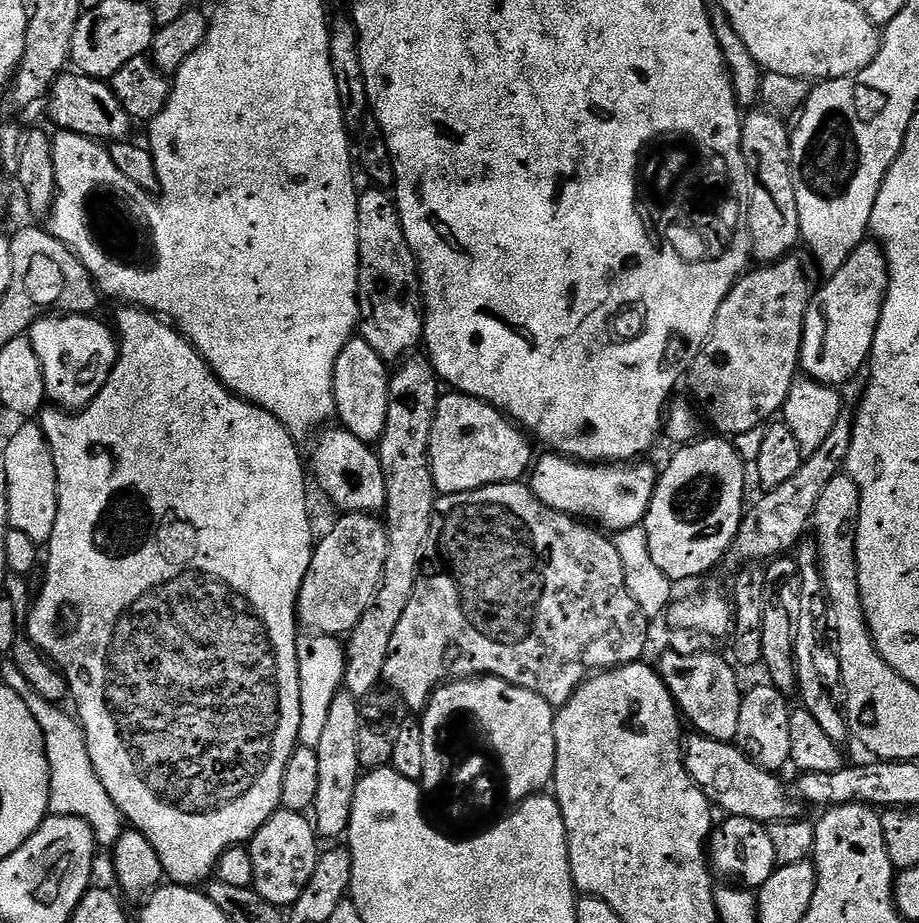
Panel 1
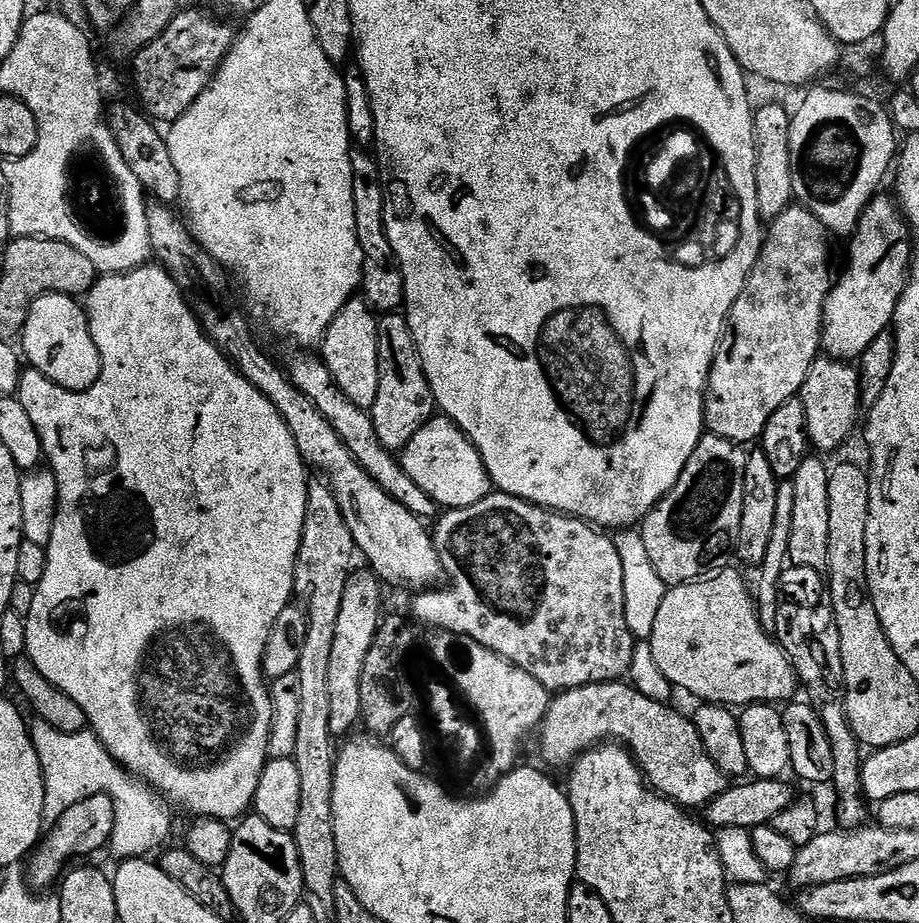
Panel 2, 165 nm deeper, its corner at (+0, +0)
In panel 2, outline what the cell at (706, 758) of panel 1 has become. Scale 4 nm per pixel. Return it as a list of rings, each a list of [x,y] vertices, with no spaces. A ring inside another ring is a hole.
[[[628,682],[591,684],[561,692],[549,703],[548,713],[538,729],[540,752],[548,764],[571,765],[581,754],[608,741],[627,746],[635,756],[644,779],[659,795],[667,796],[675,804],[688,810],[703,809],[711,800],[718,798],[730,786],[730,777],[704,753],[704,743],[695,723],[680,712],[672,709],[671,703],[652,701]]]

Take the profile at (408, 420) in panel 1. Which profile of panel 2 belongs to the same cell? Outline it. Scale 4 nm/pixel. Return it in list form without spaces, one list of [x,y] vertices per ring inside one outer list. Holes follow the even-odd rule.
[[[399,311],[390,312],[379,317],[376,325],[378,334],[378,366],[380,367],[380,377],[378,378],[378,398],[374,400],[374,406],[370,410],[374,430],[378,430],[378,438],[382,441],[382,446],[386,446],[393,454],[399,453],[426,426],[426,422],[431,420],[437,411],[436,399],[432,397],[430,382],[424,373],[424,367],[420,361],[420,351],[416,349],[414,334],[408,325],[407,315]]]

